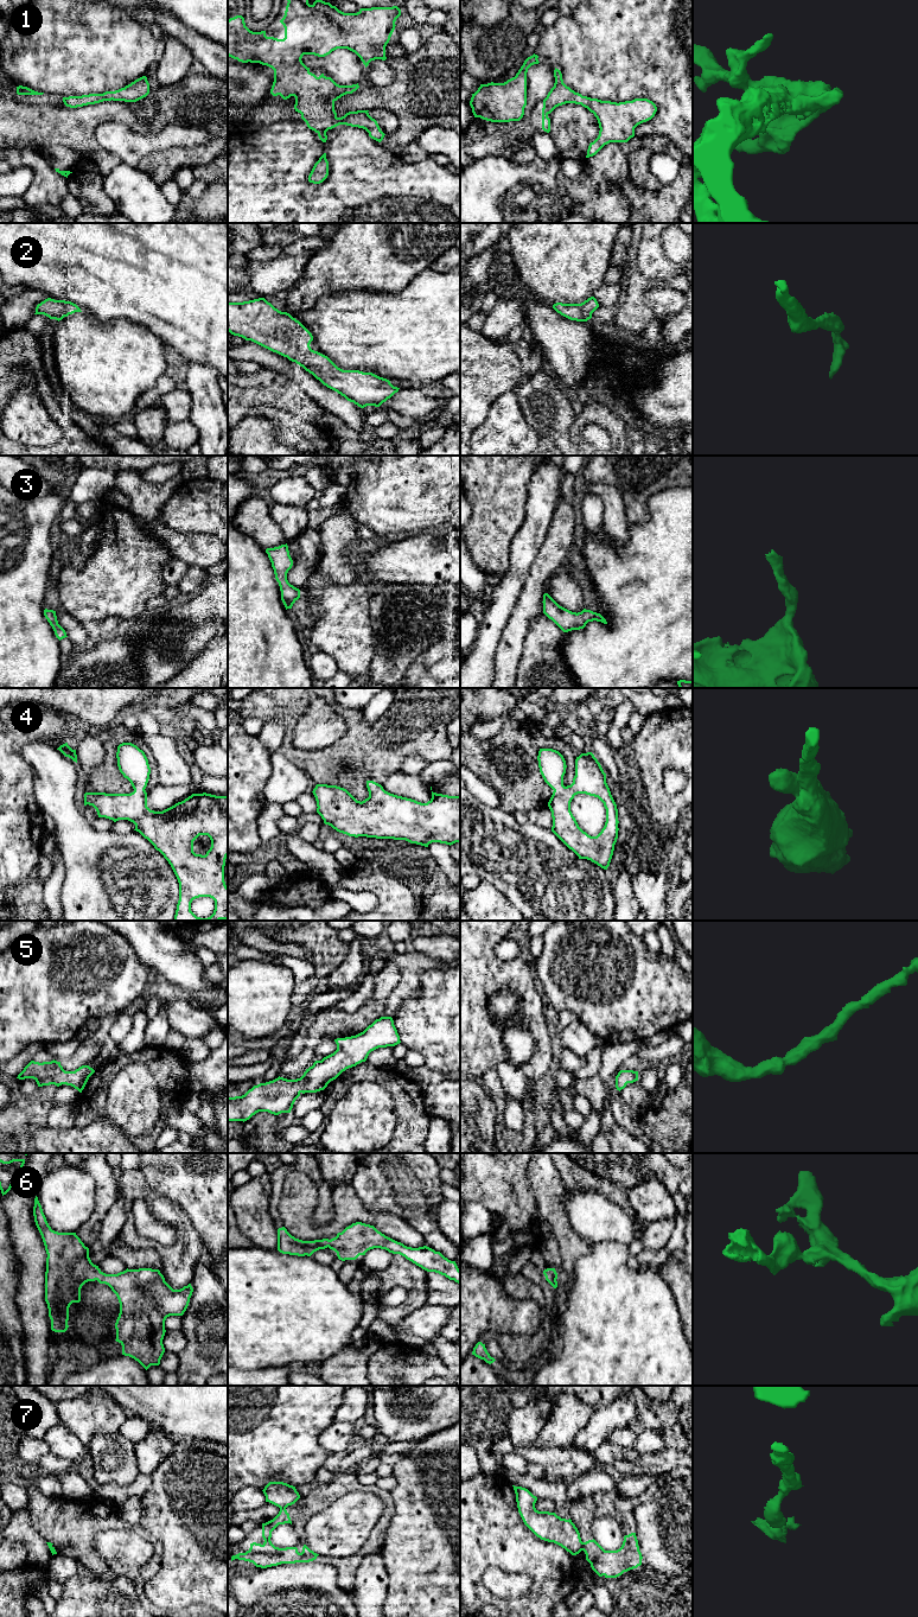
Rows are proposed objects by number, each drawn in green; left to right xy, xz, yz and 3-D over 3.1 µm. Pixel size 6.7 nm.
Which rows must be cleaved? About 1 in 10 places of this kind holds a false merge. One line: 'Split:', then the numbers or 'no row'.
Split: 7

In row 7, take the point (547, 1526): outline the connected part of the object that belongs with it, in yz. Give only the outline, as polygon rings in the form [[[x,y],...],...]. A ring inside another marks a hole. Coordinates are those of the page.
[[[514,1487],[518,1513],[524,1524],[541,1540],[554,1542],[572,1555],[584,1548],[580,1533],[572,1520],[561,1519],[555,1513],[538,1511],[535,1508],[537,1497],[528,1489]]]

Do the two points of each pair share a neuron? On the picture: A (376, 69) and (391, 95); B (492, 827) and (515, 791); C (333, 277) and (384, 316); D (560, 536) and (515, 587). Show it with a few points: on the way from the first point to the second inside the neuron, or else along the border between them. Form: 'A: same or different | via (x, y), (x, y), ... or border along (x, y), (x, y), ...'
A: different | border along (384, 61), (393, 80), (374, 86)
B: different | border along (503, 808), (512, 814)
C: different | border along (378, 292), (351, 290), (324, 295)
D: different | border along (540, 546), (518, 598)

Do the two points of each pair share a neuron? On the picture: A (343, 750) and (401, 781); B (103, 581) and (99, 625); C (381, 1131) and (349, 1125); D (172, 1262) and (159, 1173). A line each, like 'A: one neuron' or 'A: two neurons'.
A: two neurons
B: two neurons
C: one neuron
D: two neurons

